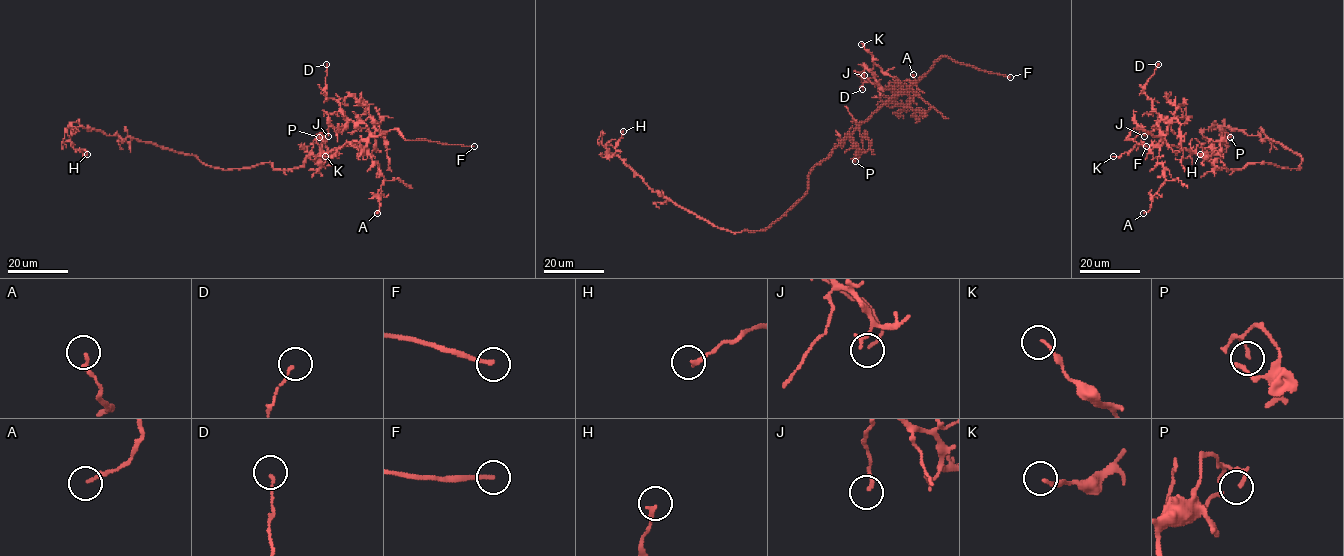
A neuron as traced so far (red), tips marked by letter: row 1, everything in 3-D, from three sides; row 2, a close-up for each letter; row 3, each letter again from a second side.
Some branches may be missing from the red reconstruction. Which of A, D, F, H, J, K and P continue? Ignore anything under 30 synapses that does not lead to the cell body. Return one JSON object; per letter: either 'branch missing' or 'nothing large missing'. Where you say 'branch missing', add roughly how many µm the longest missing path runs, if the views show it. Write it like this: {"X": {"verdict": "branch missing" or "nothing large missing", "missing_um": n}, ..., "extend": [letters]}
{"A": {"verdict": "nothing large missing"}, "D": {"verdict": "nothing large missing"}, "F": {"verdict": "branch missing", "missing_um": 20}, "H": {"verdict": "nothing large missing"}, "J": {"verdict": "nothing large missing"}, "K": {"verdict": "nothing large missing"}, "P": {"verdict": "nothing large missing"}, "extend": ["F"]}

